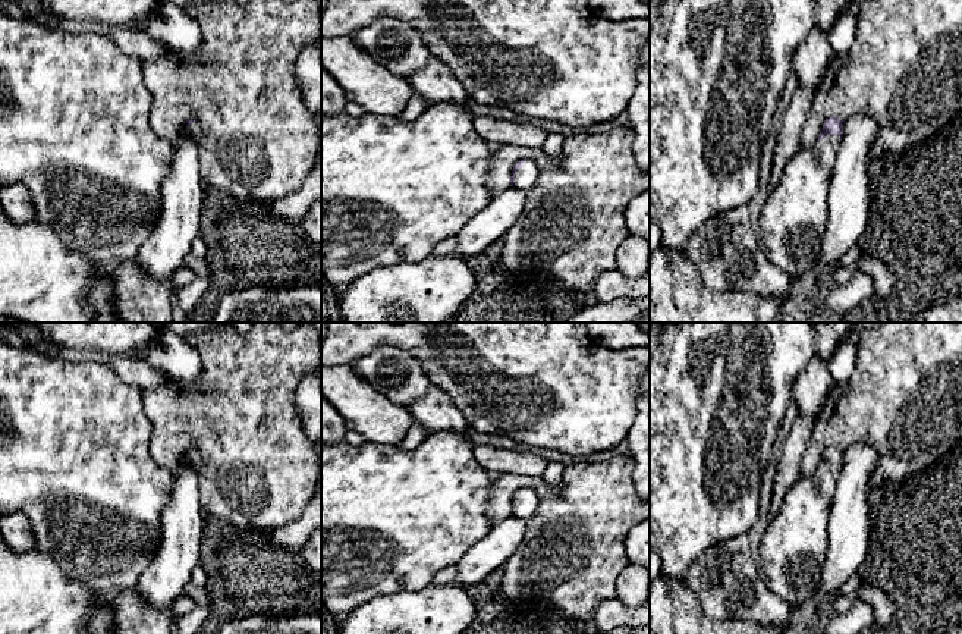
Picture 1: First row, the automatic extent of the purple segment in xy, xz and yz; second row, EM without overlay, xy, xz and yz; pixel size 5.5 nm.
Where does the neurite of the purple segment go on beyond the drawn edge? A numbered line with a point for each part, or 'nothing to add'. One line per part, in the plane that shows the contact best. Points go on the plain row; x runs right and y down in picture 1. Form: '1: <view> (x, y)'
1: xz (525, 507)

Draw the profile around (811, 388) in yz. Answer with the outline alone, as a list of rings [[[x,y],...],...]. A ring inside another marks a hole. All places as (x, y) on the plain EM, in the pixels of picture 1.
[[[817,352],[793,385],[793,401],[798,405],[799,414],[815,418],[834,385],[827,362]]]

